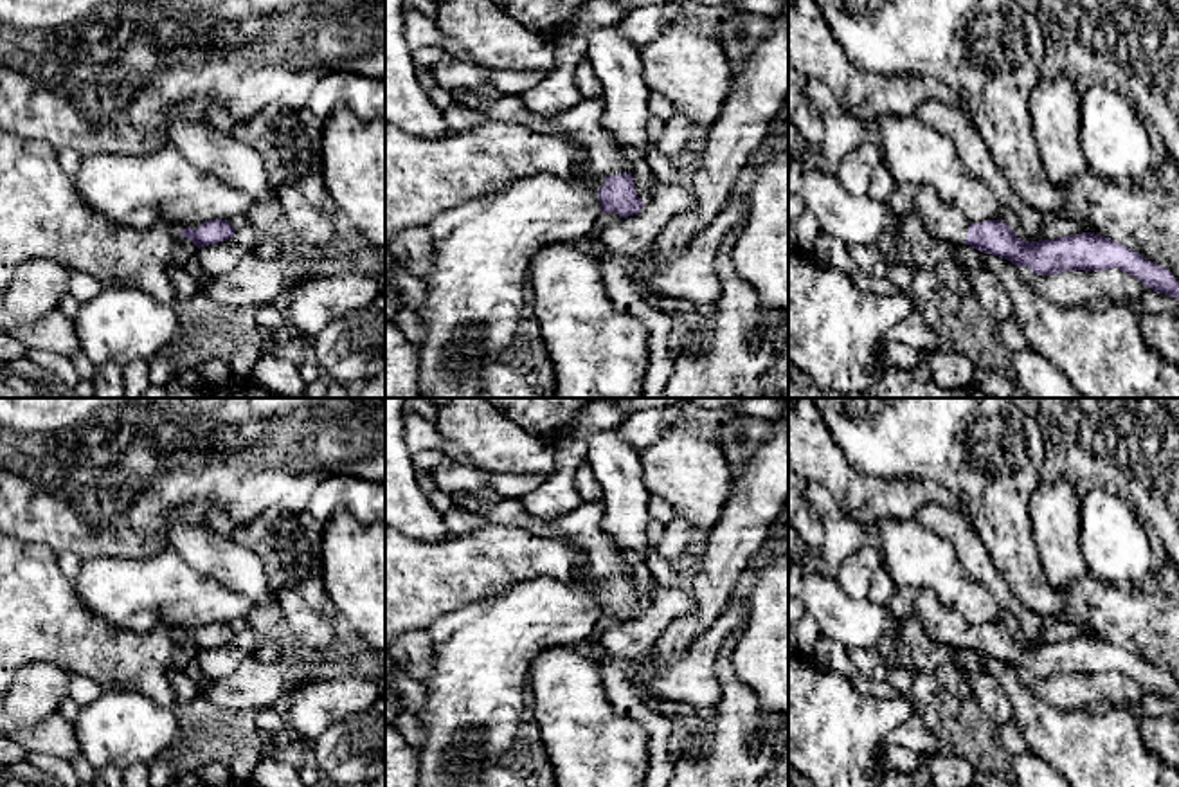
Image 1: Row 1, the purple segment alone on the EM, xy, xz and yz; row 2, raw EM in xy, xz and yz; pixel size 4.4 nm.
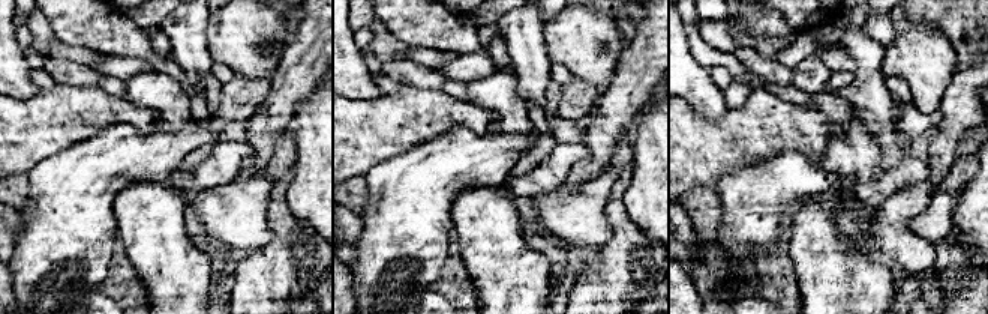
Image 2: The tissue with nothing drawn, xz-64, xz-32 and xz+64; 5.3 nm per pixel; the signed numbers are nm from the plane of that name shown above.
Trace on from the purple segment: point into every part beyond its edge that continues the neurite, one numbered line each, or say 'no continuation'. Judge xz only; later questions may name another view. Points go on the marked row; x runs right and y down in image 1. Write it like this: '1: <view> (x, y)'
1: xz (582, 123)

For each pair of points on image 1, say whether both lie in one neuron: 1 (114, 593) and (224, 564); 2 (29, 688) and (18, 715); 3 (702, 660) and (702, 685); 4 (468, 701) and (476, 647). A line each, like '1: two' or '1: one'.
1: two
2: one
3: one
4: one

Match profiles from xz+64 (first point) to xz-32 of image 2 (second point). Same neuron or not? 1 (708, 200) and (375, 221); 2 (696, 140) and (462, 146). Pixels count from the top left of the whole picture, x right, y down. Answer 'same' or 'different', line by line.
1: different
2: different

